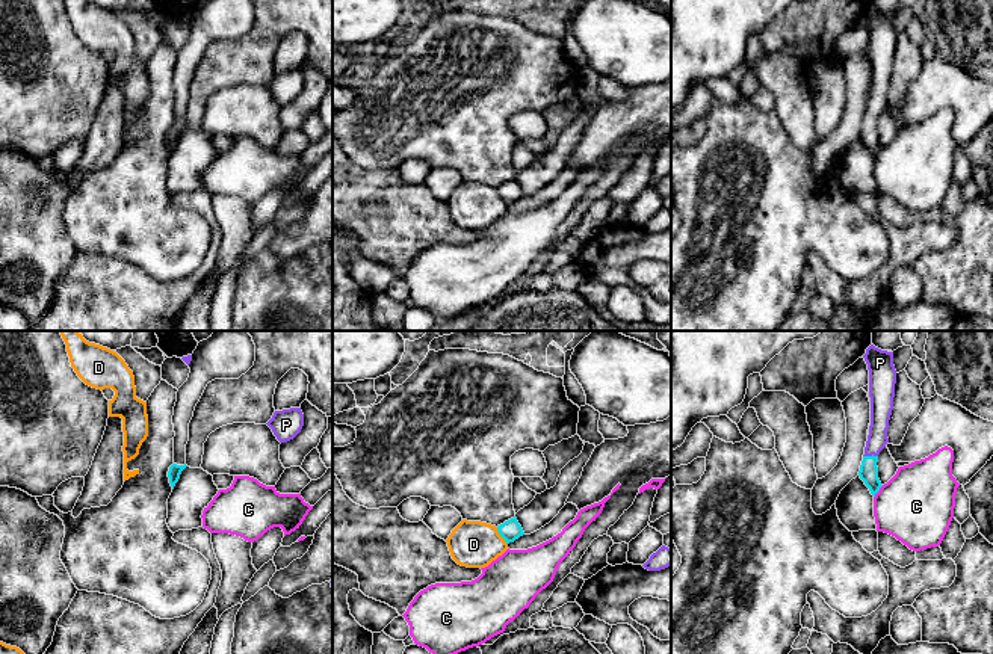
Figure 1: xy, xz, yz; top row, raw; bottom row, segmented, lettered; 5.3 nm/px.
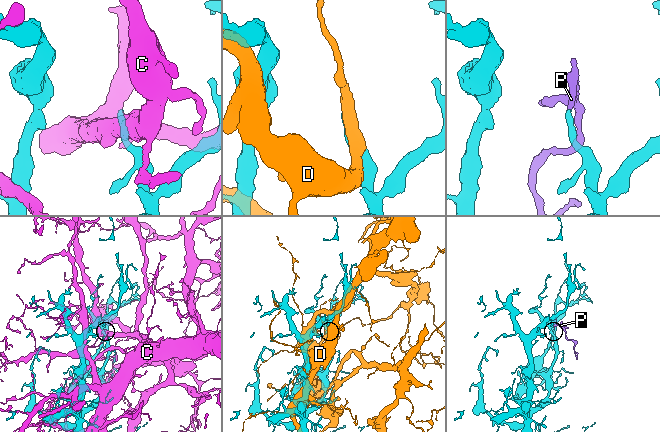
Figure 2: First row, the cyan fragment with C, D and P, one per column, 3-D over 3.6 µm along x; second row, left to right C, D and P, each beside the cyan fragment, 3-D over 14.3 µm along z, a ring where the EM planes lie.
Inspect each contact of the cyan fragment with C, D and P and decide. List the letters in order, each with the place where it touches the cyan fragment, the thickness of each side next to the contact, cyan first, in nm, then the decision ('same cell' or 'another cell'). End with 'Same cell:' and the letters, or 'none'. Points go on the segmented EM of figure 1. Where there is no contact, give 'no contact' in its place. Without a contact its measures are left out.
C: meets cyan in yz at (878, 490); 100 nm thick on the cyan side, 400 nm on the other; another cell
D: meets cyan in xz at (501, 535); 110 nm thick on the cyan side, 260 nm on the other; another cell
P: meets cyan in yz at (869, 456); 100 nm thick on the cyan side, 110 nm on the other; same cell
Same cell: P

